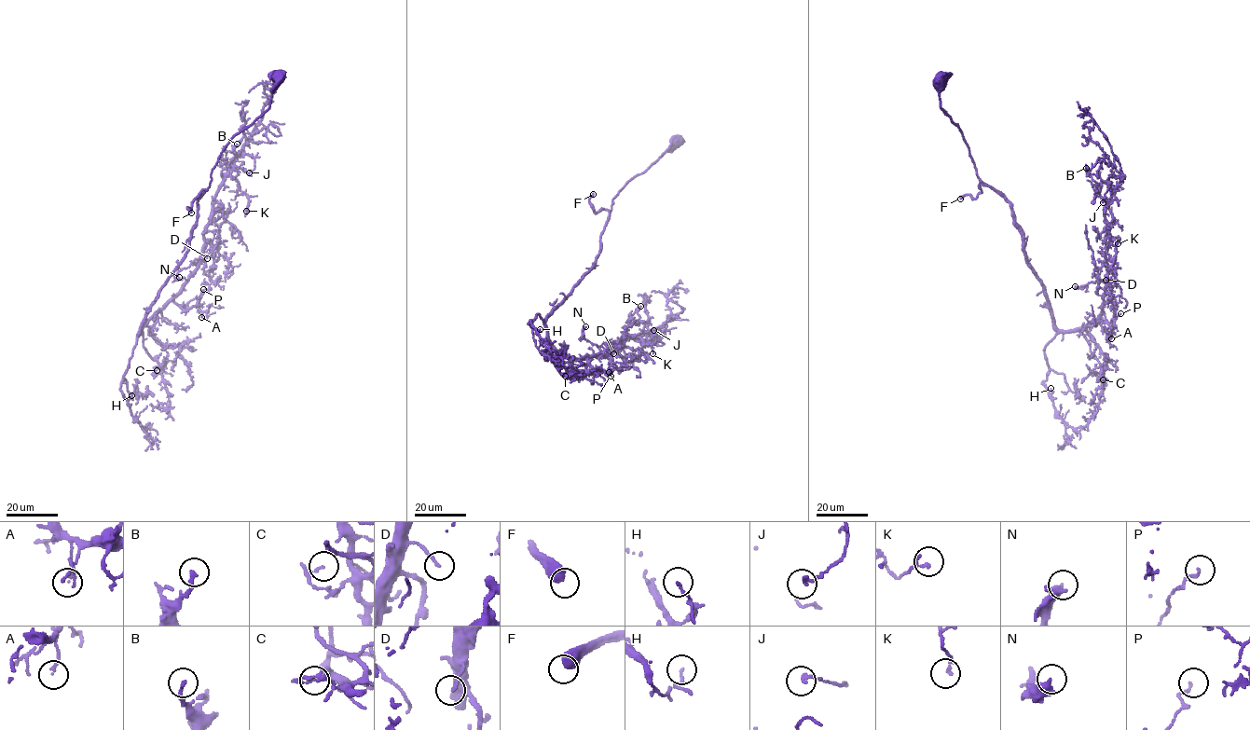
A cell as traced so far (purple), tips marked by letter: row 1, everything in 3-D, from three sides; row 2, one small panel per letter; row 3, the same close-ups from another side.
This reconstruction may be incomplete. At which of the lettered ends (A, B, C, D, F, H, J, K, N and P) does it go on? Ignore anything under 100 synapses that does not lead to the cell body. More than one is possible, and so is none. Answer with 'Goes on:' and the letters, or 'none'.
Goes on: F

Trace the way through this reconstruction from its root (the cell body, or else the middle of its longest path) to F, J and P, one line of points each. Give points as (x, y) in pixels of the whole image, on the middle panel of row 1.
F: (678, 140), (645, 172), (629, 180), (613, 199), (609, 213), (604, 209), (593, 211), (589, 197), (593, 194)
J: (678, 140), (613, 199), (595, 266), (545, 322), (549, 344), (576, 358), (653, 330)
P: (678, 140), (645, 172), (629, 180), (613, 199), (595, 266), (545, 322), (549, 344), (611, 376)

